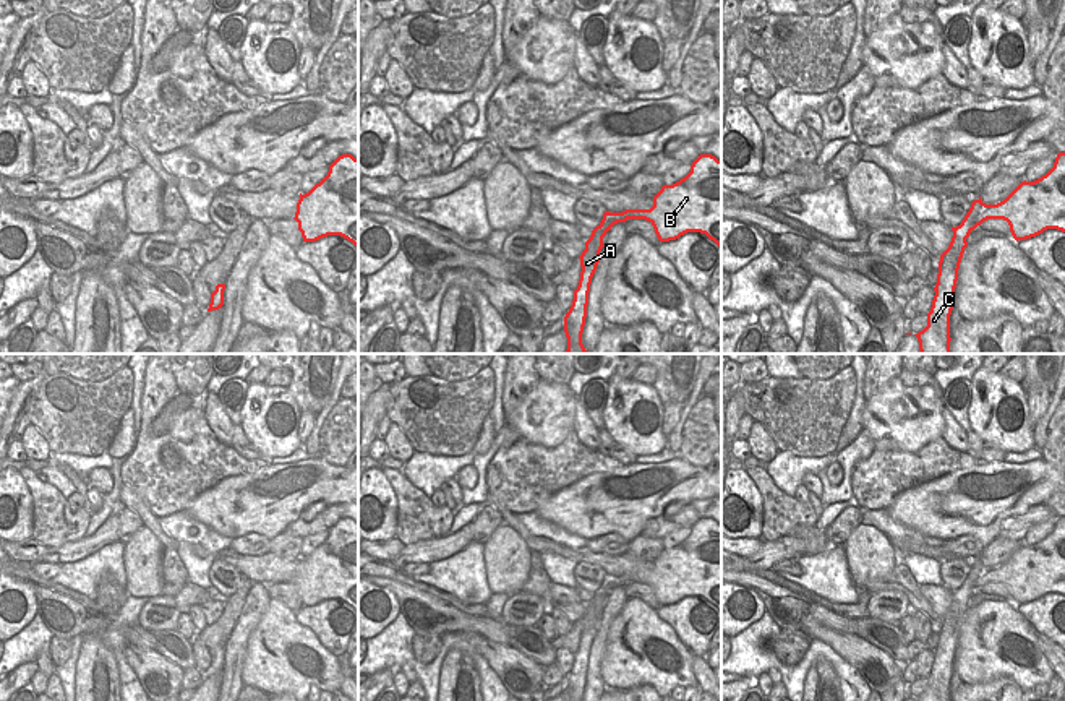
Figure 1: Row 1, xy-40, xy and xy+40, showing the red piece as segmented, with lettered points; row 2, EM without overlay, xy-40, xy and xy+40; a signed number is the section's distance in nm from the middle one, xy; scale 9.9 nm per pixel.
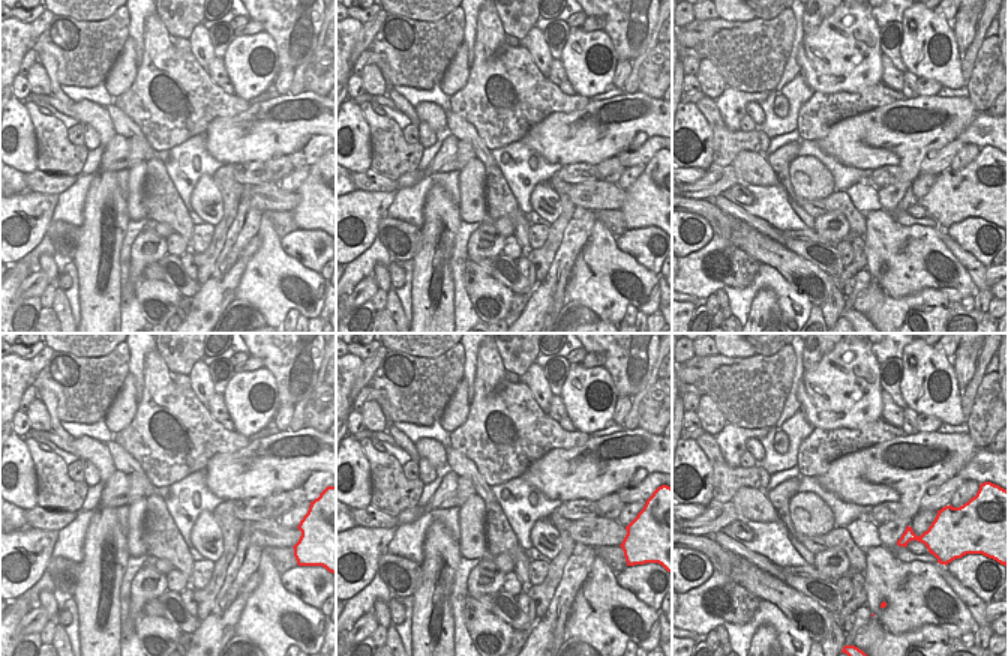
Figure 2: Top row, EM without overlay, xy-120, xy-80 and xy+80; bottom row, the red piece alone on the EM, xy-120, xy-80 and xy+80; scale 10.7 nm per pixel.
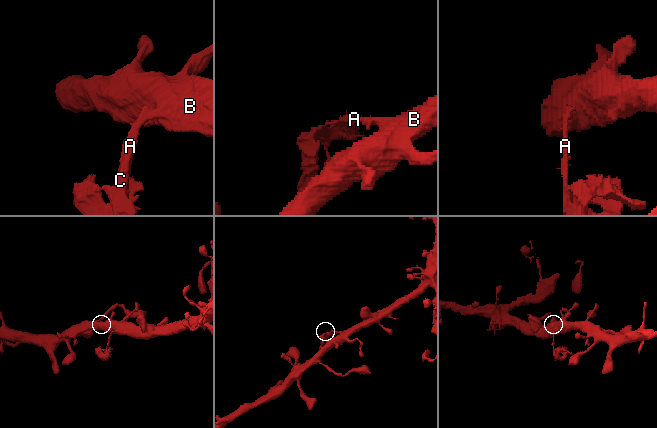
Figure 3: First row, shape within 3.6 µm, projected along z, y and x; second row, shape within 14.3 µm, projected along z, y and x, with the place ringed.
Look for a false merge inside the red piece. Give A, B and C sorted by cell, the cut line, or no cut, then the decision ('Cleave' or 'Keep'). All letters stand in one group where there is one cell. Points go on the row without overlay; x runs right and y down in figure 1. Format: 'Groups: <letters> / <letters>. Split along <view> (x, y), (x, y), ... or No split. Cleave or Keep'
Groups: A C / B. Split along xy (603, 578), (603, 584), (610, 593). Cleave

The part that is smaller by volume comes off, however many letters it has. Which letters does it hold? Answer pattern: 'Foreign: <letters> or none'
Foreign: A, C

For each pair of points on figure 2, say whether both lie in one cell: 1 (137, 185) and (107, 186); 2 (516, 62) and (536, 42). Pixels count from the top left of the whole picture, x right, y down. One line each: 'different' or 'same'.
1: different
2: different

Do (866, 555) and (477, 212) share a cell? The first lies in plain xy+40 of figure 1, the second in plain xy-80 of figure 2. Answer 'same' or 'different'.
same

